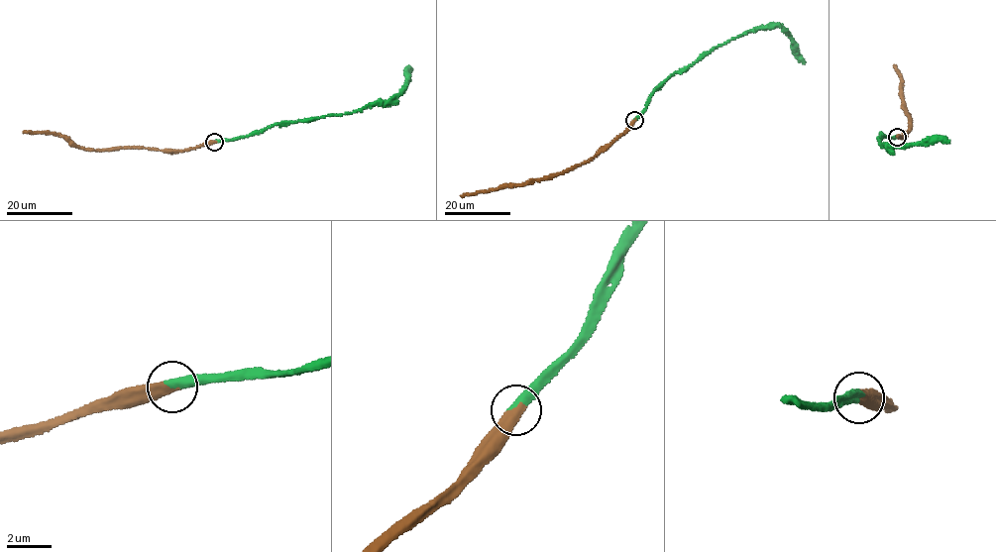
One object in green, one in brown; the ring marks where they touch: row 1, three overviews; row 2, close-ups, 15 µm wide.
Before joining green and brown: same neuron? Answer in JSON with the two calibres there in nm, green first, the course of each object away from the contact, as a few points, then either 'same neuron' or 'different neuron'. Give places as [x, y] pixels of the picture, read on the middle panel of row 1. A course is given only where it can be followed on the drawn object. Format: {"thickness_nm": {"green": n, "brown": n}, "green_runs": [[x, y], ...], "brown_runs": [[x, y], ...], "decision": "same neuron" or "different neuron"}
{"thickness_nm": {"green": 460, "brown": 550}, "green_runs": [[634, 120], [667, 78], [687, 69], [713, 49], [751, 30], [779, 25], [789, 36], [805, 64]], "brown_runs": [[634, 120], [588, 161], [519, 184], [461, 196]], "decision": "same neuron"}

